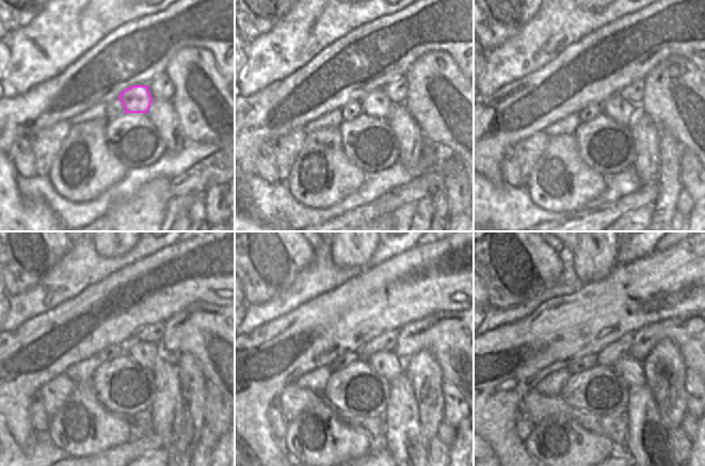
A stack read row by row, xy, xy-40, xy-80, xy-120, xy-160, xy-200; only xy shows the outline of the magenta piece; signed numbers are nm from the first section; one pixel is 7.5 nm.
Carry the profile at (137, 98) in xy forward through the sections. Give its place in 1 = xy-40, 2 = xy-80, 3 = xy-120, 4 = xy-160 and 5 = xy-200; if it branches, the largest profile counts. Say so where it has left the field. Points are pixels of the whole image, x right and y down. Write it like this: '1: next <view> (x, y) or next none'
1: next xy-40 (377, 103)
2: next xy-80 (622, 112)
3: next xy-120 (145, 354)
4: next xy-160 (385, 363)
5: next xy-200 (627, 368)

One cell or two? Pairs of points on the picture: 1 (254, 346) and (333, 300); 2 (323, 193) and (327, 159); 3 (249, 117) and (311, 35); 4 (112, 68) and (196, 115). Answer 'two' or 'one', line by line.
1: one
2: one
3: two
4: two

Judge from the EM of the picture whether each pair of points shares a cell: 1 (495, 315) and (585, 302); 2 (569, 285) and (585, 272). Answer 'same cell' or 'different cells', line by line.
1: different cells
2: different cells

